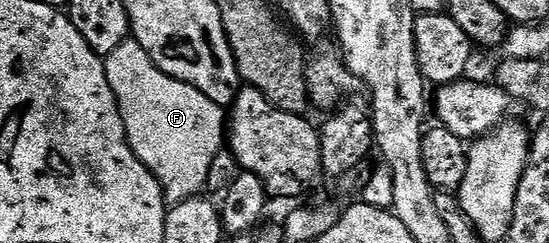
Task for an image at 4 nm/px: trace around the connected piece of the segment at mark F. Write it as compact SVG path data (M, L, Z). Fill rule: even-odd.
M129 38L120 43L104 60L106 78L110 82L110 90L114 90L114 98L120 107L124 129L128 135L128 145L134 154L148 167L148 172L162 186L165 201L169 205L181 204L192 196L199 196L205 190L204 183L212 172L212 163L216 155L226 144L226 112L216 105L204 93L194 86L168 77L151 60L150 55L139 45L136 39Z

